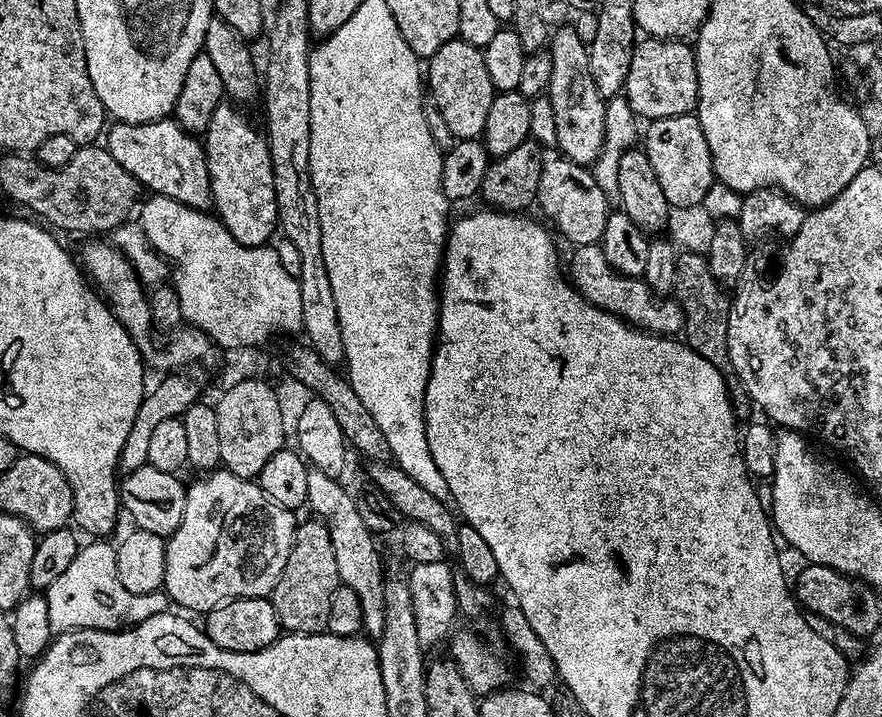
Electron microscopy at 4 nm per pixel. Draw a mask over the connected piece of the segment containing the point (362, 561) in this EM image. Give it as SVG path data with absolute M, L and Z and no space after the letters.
M315 470L309 471L306 478L307 507L312 508L311 515L320 520L326 526L326 530L330 530L330 543L334 545L334 562L338 562L340 583L350 586L350 590L358 594L358 606L361 607L364 623L363 631L369 637L379 638L386 626L386 571L384 572L384 564L380 561L377 537L358 514L356 496L348 493L340 483L335 476L327 476Z

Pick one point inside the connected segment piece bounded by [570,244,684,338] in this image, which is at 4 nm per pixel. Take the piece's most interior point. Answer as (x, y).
(628, 297)

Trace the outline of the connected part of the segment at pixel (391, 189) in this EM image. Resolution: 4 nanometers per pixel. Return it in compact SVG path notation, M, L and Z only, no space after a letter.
M374 8L372 12L350 14L350 22L342 22L332 36L323 37L320 44L308 54L310 66L310 162L308 163L308 184L316 195L314 220L318 225L318 235L322 242L322 258L326 262L328 275L327 291L332 292L331 307L338 310L338 322L342 326L342 342L344 343L344 364L350 386L354 386L354 394L358 394L362 406L374 418L374 422L382 430L387 445L390 446L391 459L427 493L444 498L448 496L446 478L438 470L434 458L430 454L430 442L426 442L426 422L424 421L424 395L426 382L432 365L432 353L436 342L436 321L438 319L438 277L444 259L444 241L450 227L448 207L450 201L442 190L442 148L436 145L432 137L432 128L428 125L428 116L424 113L426 96L422 91L422 64L406 46L406 38L392 36L394 20L384 20L384 8Z

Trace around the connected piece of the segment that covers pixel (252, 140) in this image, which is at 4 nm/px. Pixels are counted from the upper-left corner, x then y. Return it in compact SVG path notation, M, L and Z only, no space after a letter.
M232 102L220 103L217 109L214 110L214 114L210 114L209 126L202 133L204 157L210 174L211 207L226 230L242 246L262 247L273 239L272 231L275 228L277 231L278 221L282 216L282 204L276 201L278 185L274 182L274 170L270 162L270 150L268 149L265 133L257 125L256 129L236 108L239 107Z

